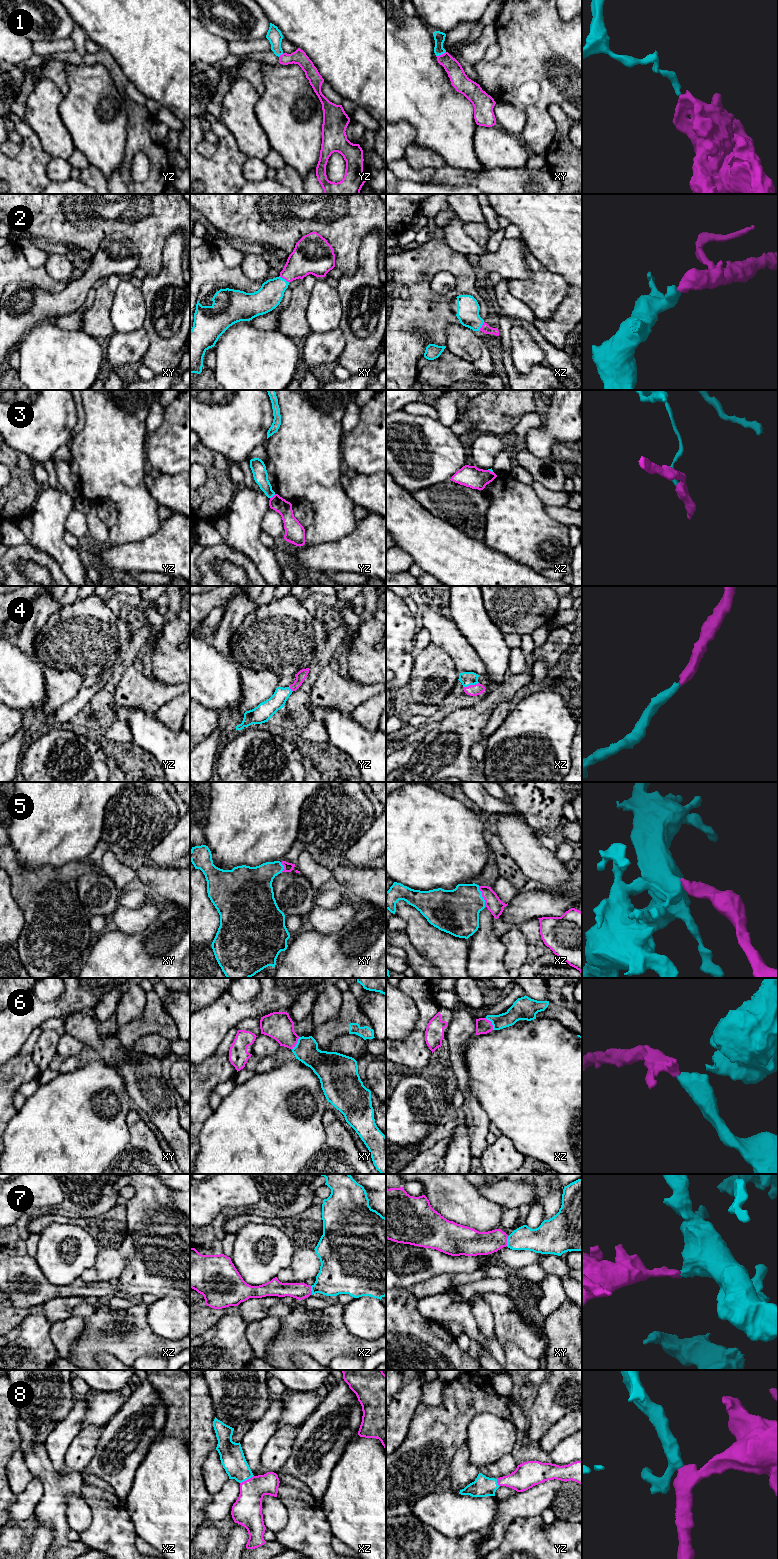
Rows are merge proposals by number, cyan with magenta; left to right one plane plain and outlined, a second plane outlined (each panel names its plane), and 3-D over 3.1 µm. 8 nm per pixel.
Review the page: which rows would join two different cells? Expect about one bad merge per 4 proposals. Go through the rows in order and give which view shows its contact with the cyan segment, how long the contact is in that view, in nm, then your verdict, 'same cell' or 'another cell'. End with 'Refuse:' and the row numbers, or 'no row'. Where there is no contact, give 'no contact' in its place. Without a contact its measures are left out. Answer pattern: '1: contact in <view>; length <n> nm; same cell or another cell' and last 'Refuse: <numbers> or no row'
1: contact in xy; length 90 nm; another cell
2: contact in xy; length 100 nm; same cell
3: contact in yz; length 60 nm; another cell
4: contact in xz; length 130 nm; same cell
5: contact in xz; length 180 nm; same cell
6: contact in xy; length 120 nm; same cell
7: contact in xy; length 80 nm; same cell
8: contact in xz; length 130 nm; same cell
Refuse: 1, 3

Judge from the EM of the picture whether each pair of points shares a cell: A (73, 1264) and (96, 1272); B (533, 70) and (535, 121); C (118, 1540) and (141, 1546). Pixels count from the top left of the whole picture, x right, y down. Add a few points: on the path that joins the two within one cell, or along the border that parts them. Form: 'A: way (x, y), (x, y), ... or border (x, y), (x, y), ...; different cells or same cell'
A: border (100, 1249), (96, 1261), (80, 1276); different cells
B: way (532, 83), (532, 106), (534, 108); same cell
C: border (137, 1536), (135, 1548); different cells

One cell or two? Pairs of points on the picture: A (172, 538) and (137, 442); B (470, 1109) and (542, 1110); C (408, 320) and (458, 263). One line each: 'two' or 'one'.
A: two
B: two
C: one

